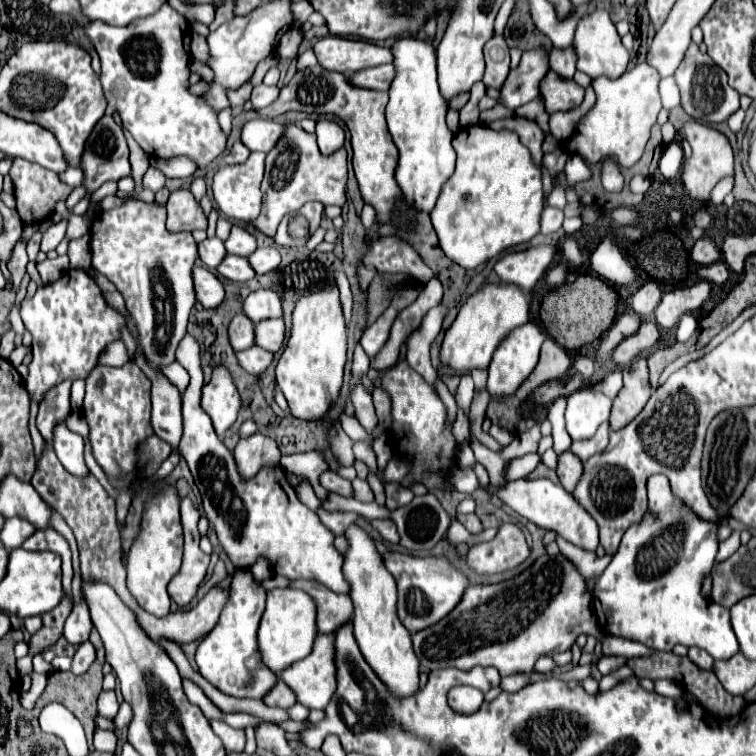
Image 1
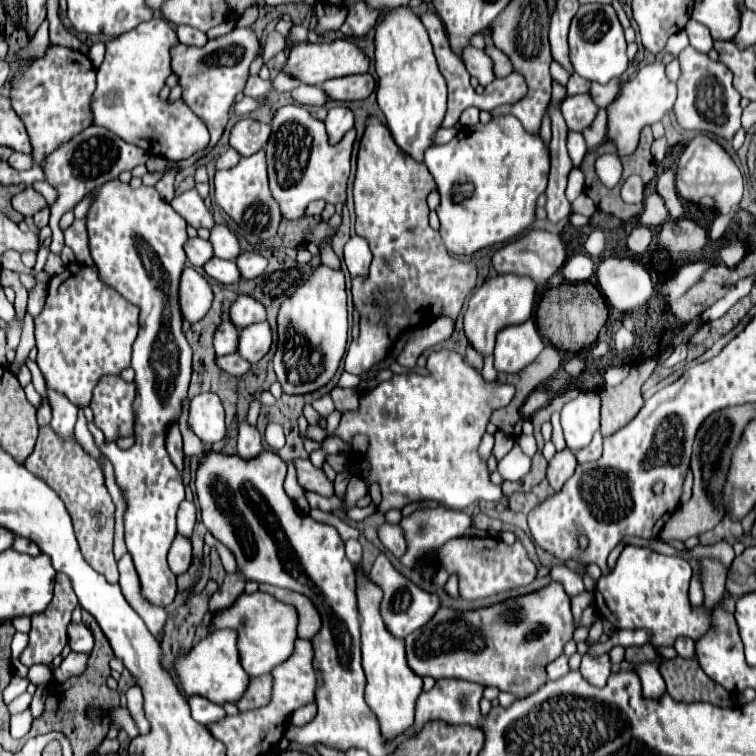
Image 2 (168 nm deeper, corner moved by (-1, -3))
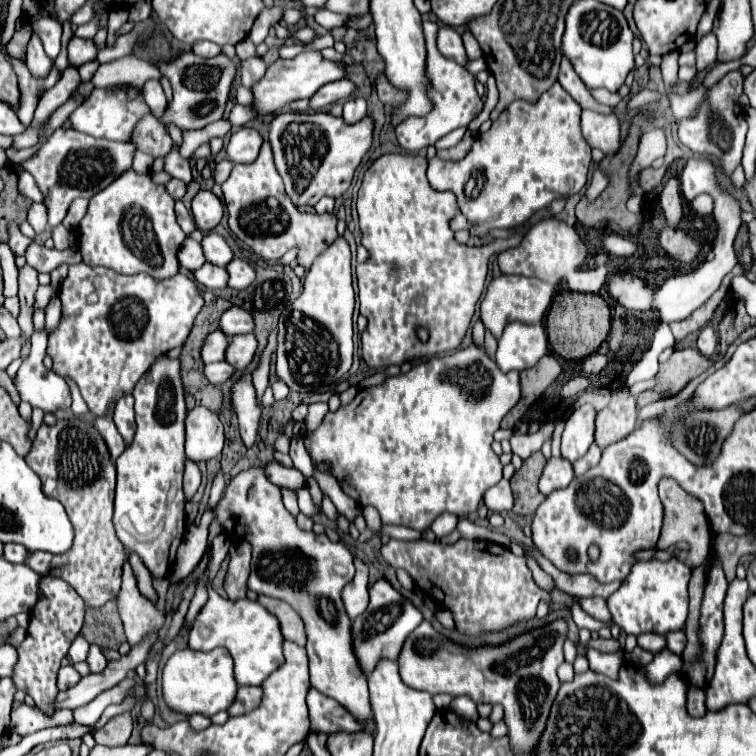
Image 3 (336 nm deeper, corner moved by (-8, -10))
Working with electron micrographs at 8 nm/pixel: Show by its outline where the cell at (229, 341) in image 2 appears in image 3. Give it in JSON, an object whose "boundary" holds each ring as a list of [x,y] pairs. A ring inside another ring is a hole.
{"boundary":[[[214,330],[212,334],[208,334],[206,342],[204,342],[204,348],[202,348],[204,364],[222,362],[226,358],[226,348],[228,348],[228,336],[224,332]]]}

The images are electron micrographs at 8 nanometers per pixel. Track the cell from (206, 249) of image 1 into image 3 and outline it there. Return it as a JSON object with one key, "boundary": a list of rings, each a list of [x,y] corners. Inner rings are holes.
{"boundary":[[[186,238],[184,244],[180,246],[180,252],[178,252],[178,260],[180,260],[180,266],[194,272],[198,270],[202,264],[206,264],[206,258],[204,258],[204,252],[202,252],[202,246],[200,242],[192,240],[192,238]]]}

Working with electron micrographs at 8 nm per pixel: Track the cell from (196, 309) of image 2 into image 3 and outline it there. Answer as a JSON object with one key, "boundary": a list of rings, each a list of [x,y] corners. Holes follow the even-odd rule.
{"boundary":[[[88,264],[70,266],[68,276],[60,286],[58,298],[62,300],[62,318],[48,336],[48,356],[54,362],[52,370],[62,378],[76,382],[94,416],[104,416],[110,402],[118,400],[124,394],[130,394],[138,378],[150,368],[152,360],[160,356],[160,352],[182,346],[204,306],[198,284],[186,274],[176,274],[168,280],[156,282],[148,274],[122,276],[112,272],[110,268],[92,267]]]}

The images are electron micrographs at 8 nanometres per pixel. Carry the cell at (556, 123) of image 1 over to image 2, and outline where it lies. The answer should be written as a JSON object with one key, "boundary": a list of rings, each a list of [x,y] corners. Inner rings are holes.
{"boundary":[[[614,78],[605,85],[592,83],[590,95],[599,108],[606,108],[615,99],[619,92],[620,82],[620,78]]]}

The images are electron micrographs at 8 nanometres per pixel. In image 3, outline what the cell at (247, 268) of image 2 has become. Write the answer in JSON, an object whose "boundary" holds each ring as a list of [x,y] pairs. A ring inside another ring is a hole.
{"boundary":[[[234,258],[228,266],[226,266],[228,274],[230,274],[230,280],[228,280],[228,286],[230,288],[236,288],[236,290],[244,290],[248,288],[254,280],[256,280],[256,270],[252,264],[244,262],[244,260],[238,260]]]}

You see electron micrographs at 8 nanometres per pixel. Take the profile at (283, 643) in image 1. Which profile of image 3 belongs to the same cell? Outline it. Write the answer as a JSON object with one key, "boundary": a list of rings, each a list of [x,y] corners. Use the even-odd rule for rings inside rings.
{"boundary":[[[208,588],[208,594],[208,602],[196,616],[196,622],[190,630],[190,648],[202,652],[218,646],[228,648],[234,658],[236,682],[240,686],[260,686],[276,668],[284,664],[284,636],[278,618],[260,602],[252,602],[248,598],[230,602],[218,596],[212,588]]]}

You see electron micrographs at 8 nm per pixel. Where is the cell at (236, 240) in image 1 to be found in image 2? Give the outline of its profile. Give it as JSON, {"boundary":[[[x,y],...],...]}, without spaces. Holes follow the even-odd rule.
{"boundary":[[[215,225],[211,229],[209,243],[213,245],[213,255],[219,259],[235,259],[241,253],[237,237],[223,225]]]}

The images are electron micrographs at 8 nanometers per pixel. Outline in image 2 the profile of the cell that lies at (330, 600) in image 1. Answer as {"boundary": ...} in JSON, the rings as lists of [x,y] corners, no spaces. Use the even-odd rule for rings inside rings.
{"boundary":[[[259,585],[259,591],[265,591],[265,593],[277,597],[279,601],[285,601],[297,609],[297,635],[299,637],[311,639],[319,631],[321,619],[317,615],[317,609],[305,595],[287,591],[287,589],[279,589],[279,587],[271,587],[271,585]]]}

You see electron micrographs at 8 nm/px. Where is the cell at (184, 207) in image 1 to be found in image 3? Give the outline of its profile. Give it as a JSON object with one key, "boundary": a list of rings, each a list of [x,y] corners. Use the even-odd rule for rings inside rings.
{"boundary":[[[200,190],[192,200],[192,214],[202,232],[210,232],[222,220],[222,210],[222,202],[210,190]]]}

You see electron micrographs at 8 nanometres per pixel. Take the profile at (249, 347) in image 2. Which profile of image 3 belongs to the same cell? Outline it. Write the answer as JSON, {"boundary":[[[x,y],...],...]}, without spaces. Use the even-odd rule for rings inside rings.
{"boundary":[[[244,334],[244,336],[234,336],[230,338],[228,344],[228,352],[226,352],[226,360],[238,368],[244,370],[256,356],[258,350],[258,340],[254,334]]]}

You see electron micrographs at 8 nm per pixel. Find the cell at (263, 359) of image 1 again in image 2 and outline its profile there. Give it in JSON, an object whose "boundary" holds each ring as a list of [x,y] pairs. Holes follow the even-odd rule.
{"boundary":[[[239,353],[215,357],[215,361],[217,361],[217,367],[221,367],[221,371],[225,371],[229,375],[243,375],[249,371],[249,363]]]}

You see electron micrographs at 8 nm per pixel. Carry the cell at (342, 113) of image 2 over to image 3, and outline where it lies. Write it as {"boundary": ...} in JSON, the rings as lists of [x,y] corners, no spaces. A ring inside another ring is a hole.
{"boundary":[[[352,98],[352,100],[346,100],[344,104],[344,122],[346,124],[356,124],[360,122],[362,118],[366,116],[366,100],[364,98]]]}

